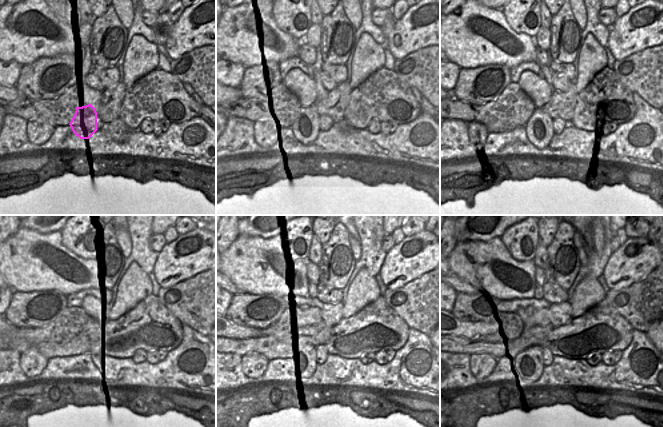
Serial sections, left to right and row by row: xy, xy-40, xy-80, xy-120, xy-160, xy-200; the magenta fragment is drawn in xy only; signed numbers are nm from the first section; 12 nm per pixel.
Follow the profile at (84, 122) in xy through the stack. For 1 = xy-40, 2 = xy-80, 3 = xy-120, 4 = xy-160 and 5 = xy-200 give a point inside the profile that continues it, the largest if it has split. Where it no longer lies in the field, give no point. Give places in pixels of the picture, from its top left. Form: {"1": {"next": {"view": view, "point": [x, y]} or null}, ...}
{"1": {"next": {"view": "xy-40", "point": [306, 127]}}, "2": {"next": {"view": "xy-80", "point": [538, 128]}}, "3": {"next": {"view": "xy-120", "point": [87, 362]}}, "4": {"next": {"view": "xy-160", "point": [309, 358]}}, "5": {"next": {"view": "xy-200", "point": [531, 364]}}}

